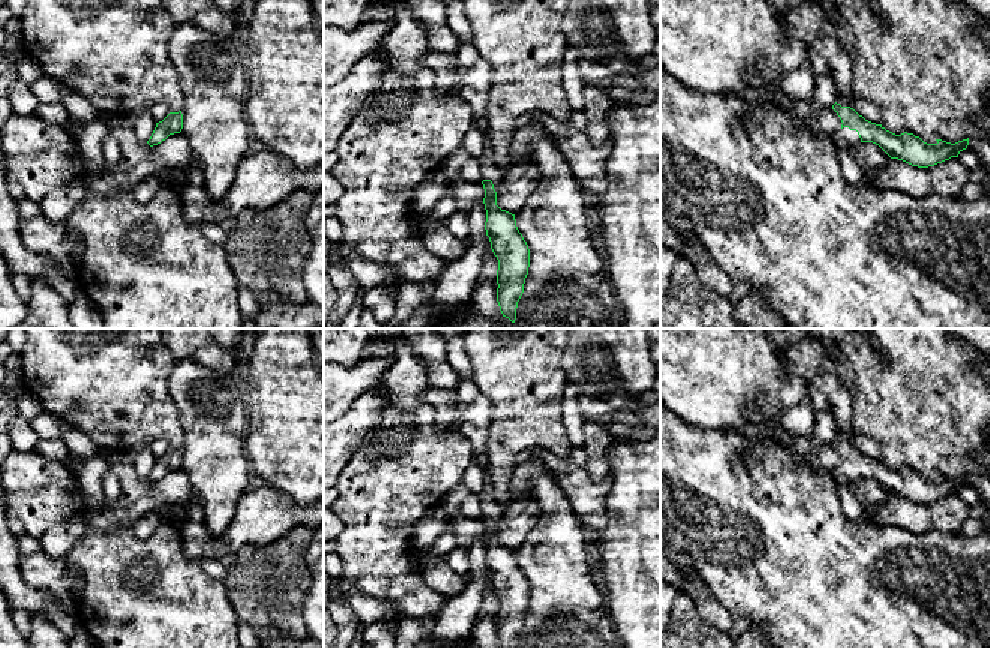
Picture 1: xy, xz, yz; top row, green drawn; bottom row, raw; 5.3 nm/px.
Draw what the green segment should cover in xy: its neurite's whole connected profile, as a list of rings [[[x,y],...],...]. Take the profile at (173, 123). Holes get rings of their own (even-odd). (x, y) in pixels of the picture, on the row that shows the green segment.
[[[170,112],[162,122],[156,123],[156,128],[147,141],[150,147],[160,144],[165,141],[170,135],[180,134],[183,129],[183,114],[178,112]]]

